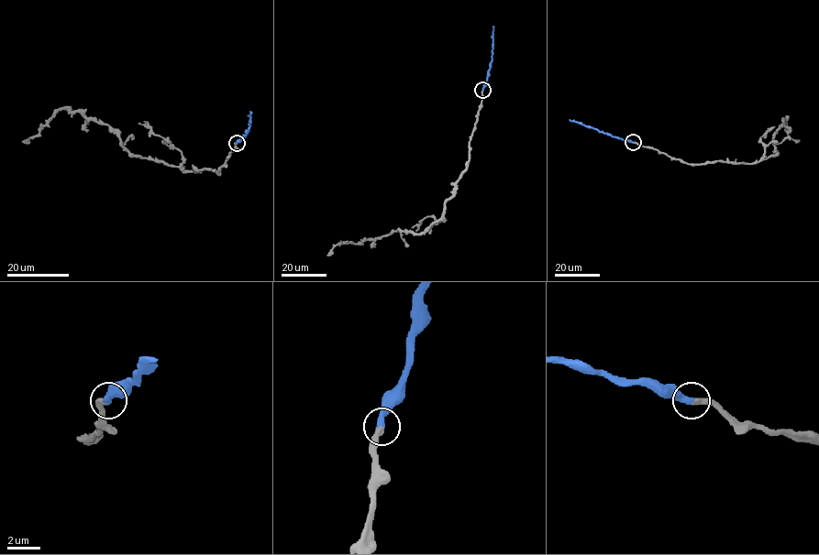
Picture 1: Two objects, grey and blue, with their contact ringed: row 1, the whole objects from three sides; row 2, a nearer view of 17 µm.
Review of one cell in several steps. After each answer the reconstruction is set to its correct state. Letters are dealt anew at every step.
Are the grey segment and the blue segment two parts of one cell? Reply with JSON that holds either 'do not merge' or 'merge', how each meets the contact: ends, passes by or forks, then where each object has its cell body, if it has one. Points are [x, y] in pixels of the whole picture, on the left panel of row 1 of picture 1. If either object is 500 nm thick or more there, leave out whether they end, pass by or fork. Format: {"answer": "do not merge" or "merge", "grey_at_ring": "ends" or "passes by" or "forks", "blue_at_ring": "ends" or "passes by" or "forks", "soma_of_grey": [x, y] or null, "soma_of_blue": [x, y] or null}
{"answer": "merge", "grey_at_ring": "ends", "blue_at_ring": "ends", "soma_of_grey": null, "soma_of_blue": null}

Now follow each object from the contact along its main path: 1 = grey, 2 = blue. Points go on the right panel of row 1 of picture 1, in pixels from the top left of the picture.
1: (633, 142), (687, 163), (718, 160), (753, 163), (777, 153), (773, 136), (786, 118), (787, 136), (799, 141)
2: (633, 142), (569, 119)

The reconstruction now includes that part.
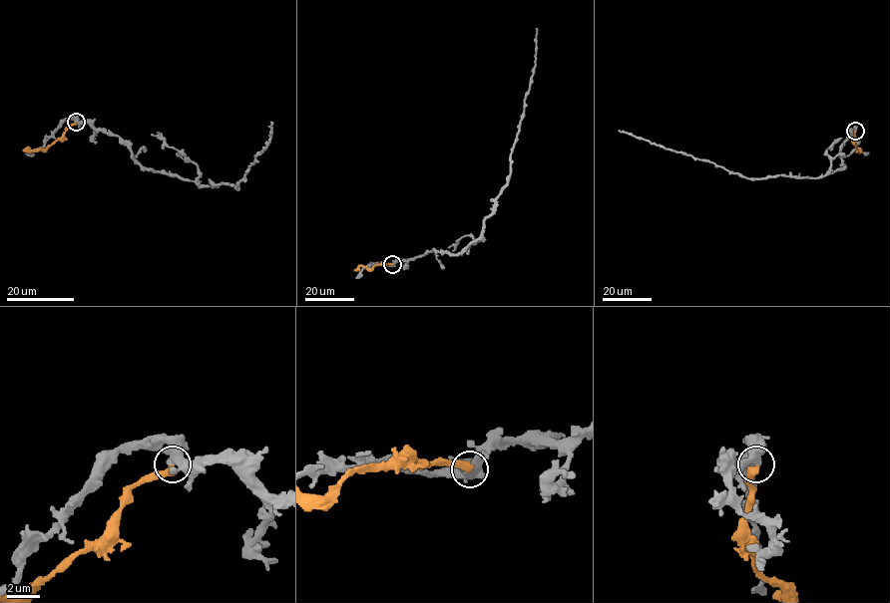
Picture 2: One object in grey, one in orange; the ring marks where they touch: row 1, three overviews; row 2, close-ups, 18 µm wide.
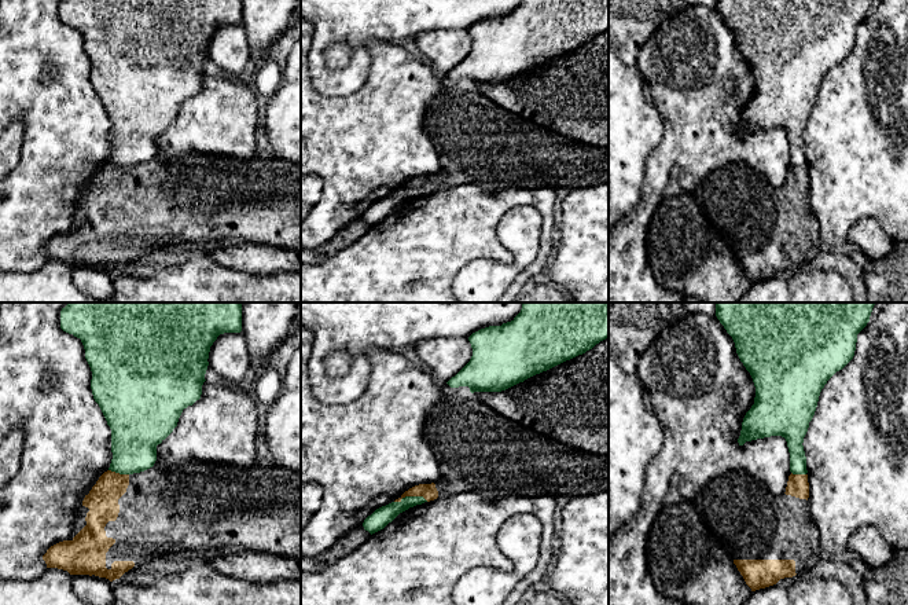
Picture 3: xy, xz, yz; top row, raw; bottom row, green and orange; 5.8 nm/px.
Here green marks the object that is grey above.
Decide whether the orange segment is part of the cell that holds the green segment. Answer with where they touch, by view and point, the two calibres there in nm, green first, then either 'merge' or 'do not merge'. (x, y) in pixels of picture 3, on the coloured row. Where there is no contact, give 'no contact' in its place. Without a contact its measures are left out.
meets green in xz at (411, 497); 110 nm thick on the green side, 90 nm on the other; do not merge

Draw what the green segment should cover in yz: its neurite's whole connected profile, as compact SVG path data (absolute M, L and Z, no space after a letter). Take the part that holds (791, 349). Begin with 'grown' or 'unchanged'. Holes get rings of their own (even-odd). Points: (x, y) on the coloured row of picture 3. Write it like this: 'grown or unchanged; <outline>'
unchanged; M716 302L716 316L732 337L736 353L756 386L754 404L742 422L739 446L757 439L782 436L790 452L790 472L808 473L802 443L820 392L827 381L853 359L857 334L870 322L874 305L875 302Z

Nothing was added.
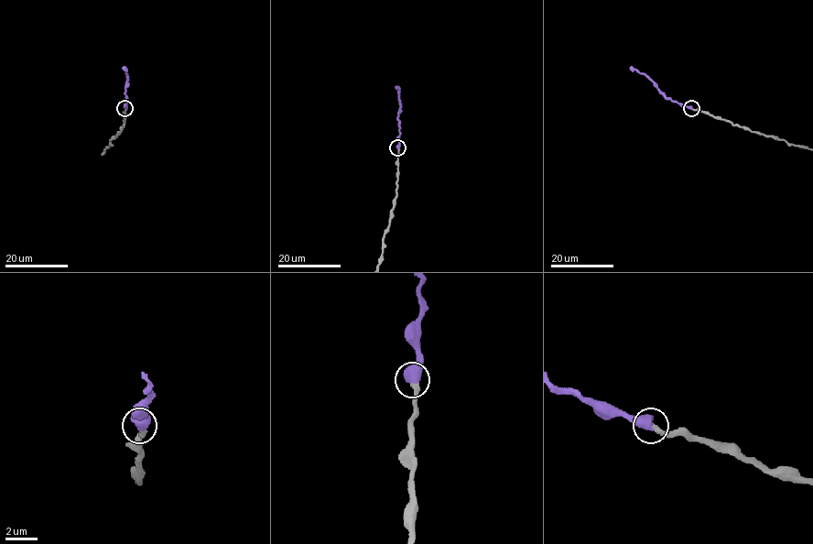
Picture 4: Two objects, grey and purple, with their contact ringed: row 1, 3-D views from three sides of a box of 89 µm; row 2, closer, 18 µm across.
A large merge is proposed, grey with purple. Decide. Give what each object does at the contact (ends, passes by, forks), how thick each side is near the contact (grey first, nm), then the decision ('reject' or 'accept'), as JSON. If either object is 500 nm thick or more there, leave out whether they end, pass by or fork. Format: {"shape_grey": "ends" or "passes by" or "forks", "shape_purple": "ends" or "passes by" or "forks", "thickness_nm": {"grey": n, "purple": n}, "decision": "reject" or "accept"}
{"thickness_nm": {"grey": 360, "purple": 700}, "decision": "accept"}

